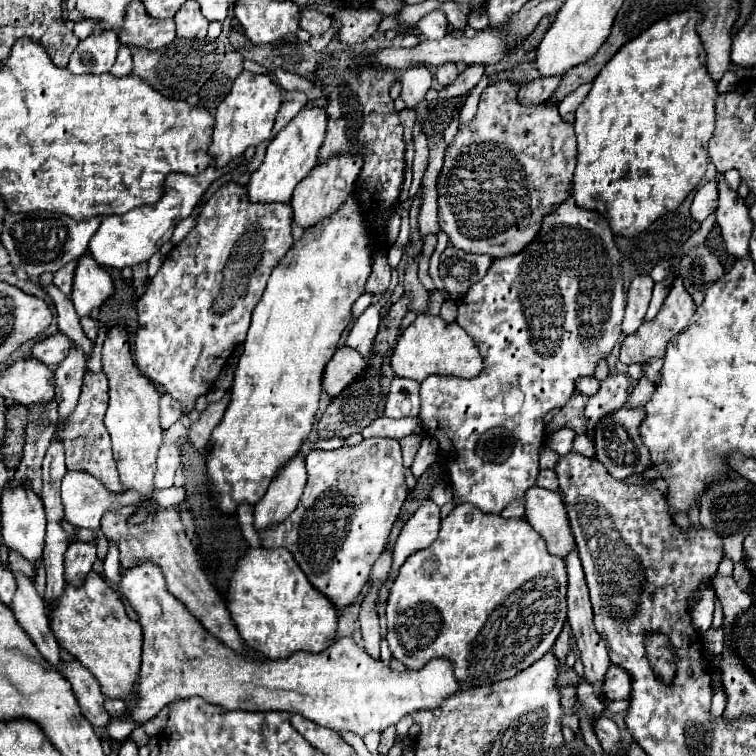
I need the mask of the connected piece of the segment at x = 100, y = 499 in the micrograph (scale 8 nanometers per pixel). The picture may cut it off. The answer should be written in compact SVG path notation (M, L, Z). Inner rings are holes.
M68 472L62 478L62 502L64 518L70 524L98 532L100 518L106 512L136 504L138 496L132 492L110 492L98 478L90 476L88 472Z

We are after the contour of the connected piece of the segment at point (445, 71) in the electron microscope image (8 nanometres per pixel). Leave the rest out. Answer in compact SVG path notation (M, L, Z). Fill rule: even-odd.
M442 64L436 68L434 76L442 86L448 86L458 78L458 68L456 68L456 64Z

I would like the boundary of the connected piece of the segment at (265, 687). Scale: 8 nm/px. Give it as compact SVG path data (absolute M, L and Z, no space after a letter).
M140 562L130 568L122 568L118 592L122 594L124 602L132 606L132 610L138 614L138 624L144 632L144 646L142 646L142 668L138 678L138 702L128 702L128 712L134 722L146 722L152 716L156 716L164 706L168 706L174 700L200 696L210 704L218 704L226 710L250 710L250 712L266 712L266 710L286 710L286 712L298 712L310 720L314 720L320 726L332 728L332 730L350 730L354 734L368 734L368 732L382 732L388 726L398 724L400 718L424 710L434 708L442 704L442 700L448 700L460 690L460 684L454 676L454 664L446 658L434 658L426 662L420 670L404 670L396 672L382 660L372 658L364 648L360 648L352 638L338 638L334 644L330 644L324 652L312 654L312 652L294 652L288 658L282 660L248 660L230 648L226 648L218 638L206 632L202 628L200 620L188 612L188 608L174 598L168 588L162 570L158 570L158 564L154 562Z

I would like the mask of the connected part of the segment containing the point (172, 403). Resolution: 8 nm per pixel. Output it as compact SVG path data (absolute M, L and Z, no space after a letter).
M162 394L160 398L160 424L162 428L170 428L182 414L182 404L178 404L170 394Z

